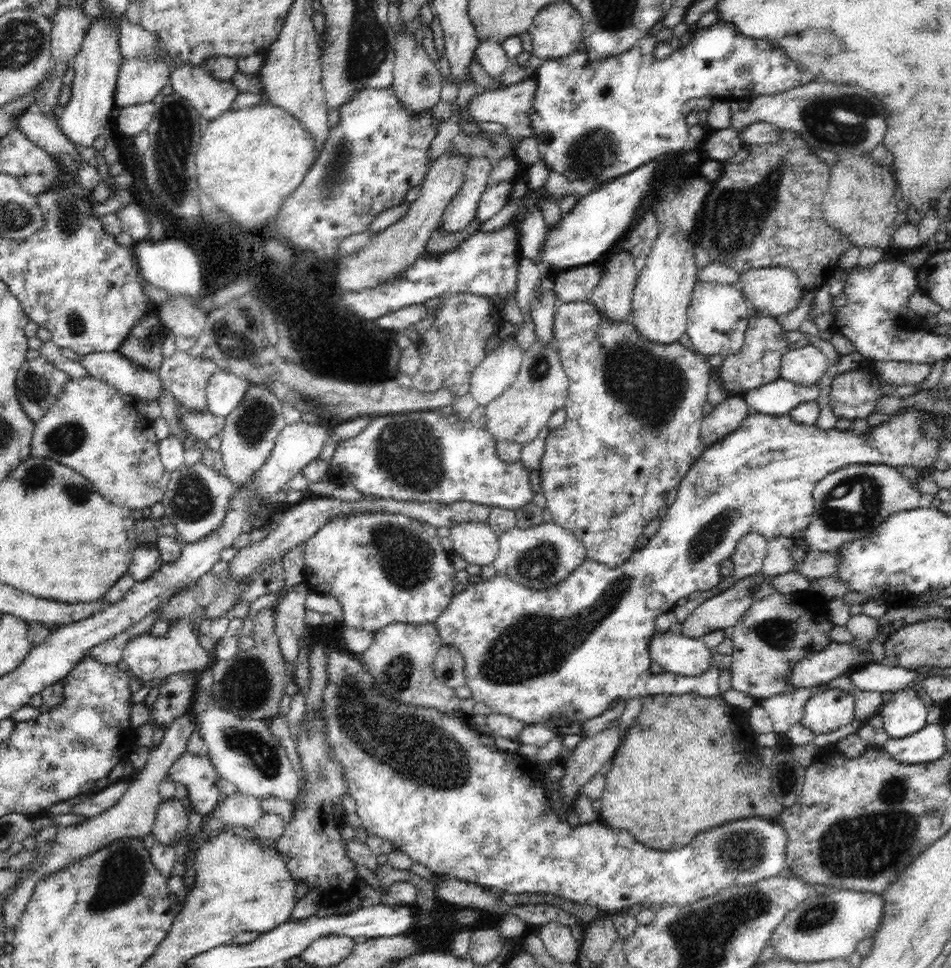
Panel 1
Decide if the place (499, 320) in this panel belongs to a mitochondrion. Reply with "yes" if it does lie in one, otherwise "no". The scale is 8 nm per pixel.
no

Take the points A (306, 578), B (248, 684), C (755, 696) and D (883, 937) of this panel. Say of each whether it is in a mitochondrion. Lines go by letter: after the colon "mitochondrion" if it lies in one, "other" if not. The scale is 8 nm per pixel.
A: other
B: mitochondrion
C: other
D: other

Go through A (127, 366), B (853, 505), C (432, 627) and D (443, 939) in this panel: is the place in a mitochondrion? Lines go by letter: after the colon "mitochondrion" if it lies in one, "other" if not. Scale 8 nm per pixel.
A: other
B: mitochondrion
C: other
D: other

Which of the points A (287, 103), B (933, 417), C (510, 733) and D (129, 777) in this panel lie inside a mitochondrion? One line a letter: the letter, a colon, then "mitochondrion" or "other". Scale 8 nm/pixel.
A: other
B: other
C: other
D: other

